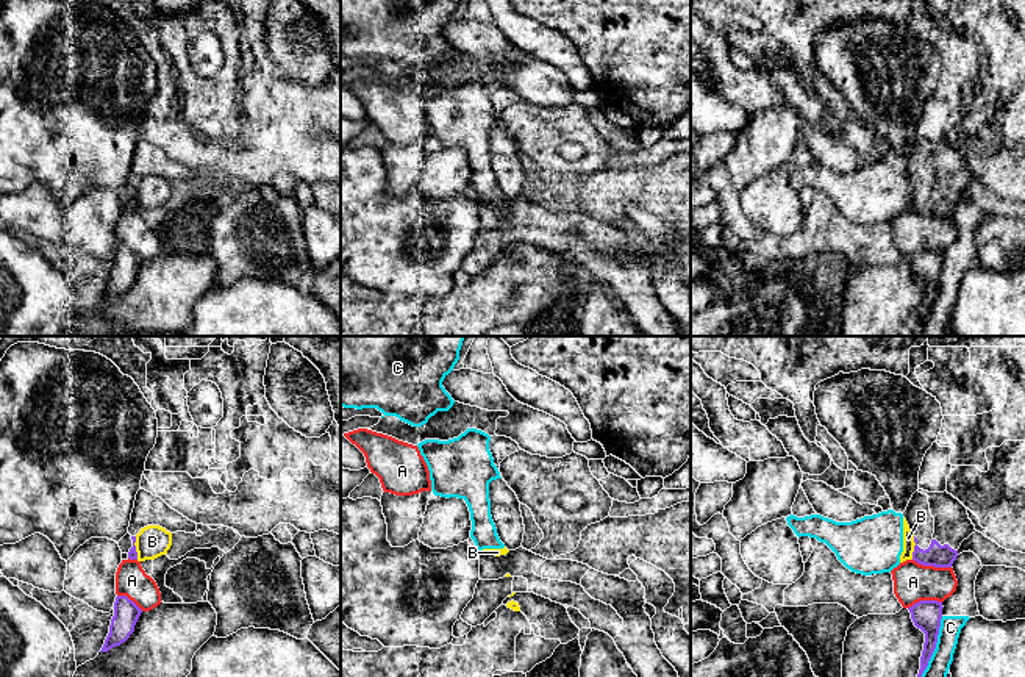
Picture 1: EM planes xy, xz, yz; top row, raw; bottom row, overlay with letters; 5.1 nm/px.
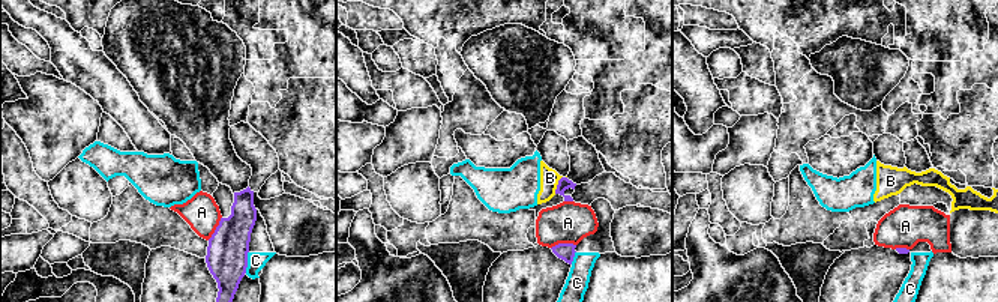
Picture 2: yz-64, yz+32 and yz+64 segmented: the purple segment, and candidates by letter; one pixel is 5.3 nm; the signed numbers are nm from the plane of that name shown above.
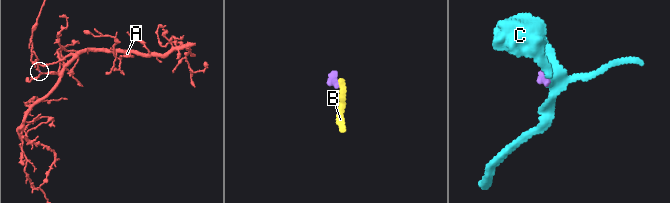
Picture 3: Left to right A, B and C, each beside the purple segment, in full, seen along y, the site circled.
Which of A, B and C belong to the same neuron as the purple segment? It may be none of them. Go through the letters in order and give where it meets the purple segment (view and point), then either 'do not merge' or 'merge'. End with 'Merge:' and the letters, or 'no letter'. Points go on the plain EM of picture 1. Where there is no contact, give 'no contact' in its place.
A: yz (932, 214) | do not merge
B: yz (914, 197) | do not merge
C: yz (935, 297) | do not merge
Merge: no letter

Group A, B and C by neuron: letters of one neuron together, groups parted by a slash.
A / B C

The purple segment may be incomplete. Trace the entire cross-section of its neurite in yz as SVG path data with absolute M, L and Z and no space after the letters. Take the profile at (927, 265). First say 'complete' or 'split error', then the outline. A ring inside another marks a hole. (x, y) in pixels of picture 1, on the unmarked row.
complete | M920 250L908 258L914 275L925 283L925 292L920 306L920 319L917 327L922 327L936 299L942 269L942 258L942 252L938 250Z

